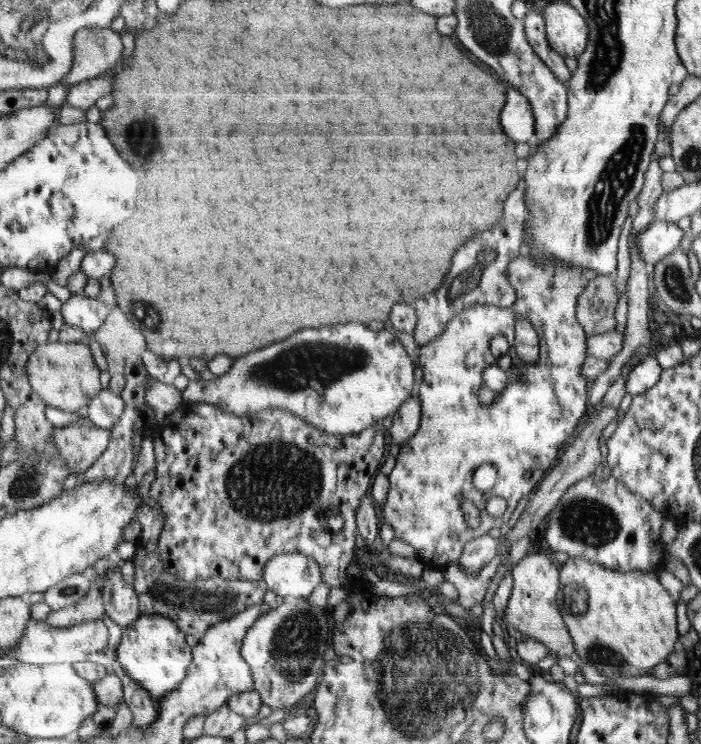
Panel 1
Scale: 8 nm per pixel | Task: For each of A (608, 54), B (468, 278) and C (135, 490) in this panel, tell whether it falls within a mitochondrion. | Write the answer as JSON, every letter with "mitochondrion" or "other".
{"A":"mitochondrion","B":"mitochondrion","C":"other"}

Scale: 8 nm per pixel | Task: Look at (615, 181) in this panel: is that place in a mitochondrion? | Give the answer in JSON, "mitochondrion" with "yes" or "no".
{"mitochondrion":"yes"}

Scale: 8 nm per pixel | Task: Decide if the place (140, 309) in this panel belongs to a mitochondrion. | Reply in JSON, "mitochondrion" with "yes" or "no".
{"mitochondrion":"yes"}

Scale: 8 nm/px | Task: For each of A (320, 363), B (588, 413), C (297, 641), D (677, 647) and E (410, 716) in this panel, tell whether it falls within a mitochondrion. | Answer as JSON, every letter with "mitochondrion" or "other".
{"A":"mitochondrion","B":"other","C":"mitochondrion","D":"other","E":"mitochondrion"}

